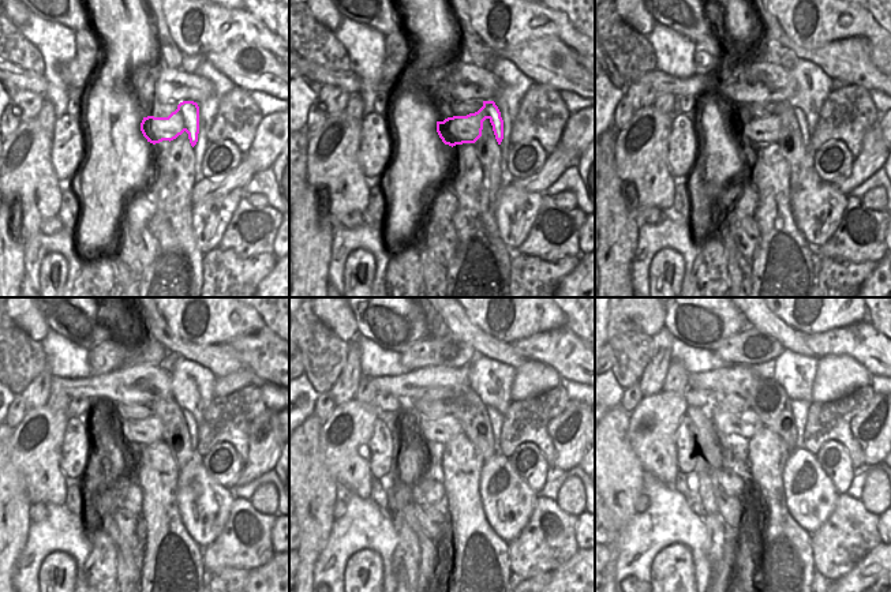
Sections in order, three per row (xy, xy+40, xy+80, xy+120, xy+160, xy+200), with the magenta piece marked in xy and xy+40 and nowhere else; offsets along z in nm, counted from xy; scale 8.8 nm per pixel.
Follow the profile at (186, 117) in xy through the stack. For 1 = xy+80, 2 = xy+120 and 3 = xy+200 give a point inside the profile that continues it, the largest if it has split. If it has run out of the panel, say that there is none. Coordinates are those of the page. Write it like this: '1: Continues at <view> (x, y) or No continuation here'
1: Continues at xy+80 (762, 130)
2: Continues at xy+120 (141, 431)
3: Continues at xy+200 (747, 424)

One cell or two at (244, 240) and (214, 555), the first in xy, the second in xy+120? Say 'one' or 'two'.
one

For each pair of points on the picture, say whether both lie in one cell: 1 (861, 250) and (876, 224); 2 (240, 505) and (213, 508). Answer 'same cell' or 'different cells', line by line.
1: same cell
2: different cells

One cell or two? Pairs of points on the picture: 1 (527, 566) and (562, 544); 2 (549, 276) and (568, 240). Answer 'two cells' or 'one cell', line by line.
1: one cell
2: two cells

